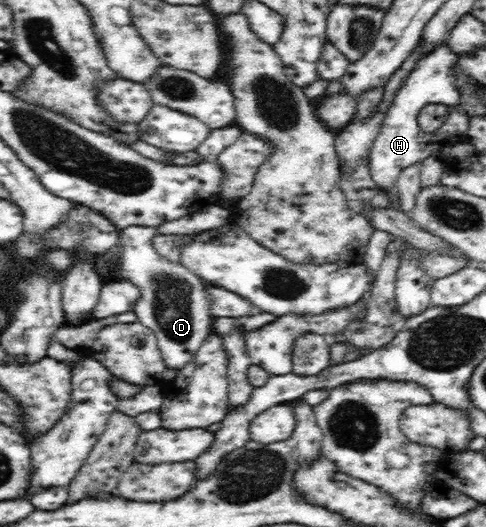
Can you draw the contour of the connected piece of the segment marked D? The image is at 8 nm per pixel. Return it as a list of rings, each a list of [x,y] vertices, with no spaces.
[[[130,225],[122,228],[118,237],[118,260],[114,263],[114,277],[116,280],[130,281],[139,288],[140,296],[133,308],[137,321],[151,329],[156,336],[156,341],[164,364],[169,369],[183,369],[187,363],[193,362],[197,351],[207,340],[207,337],[214,333],[214,316],[211,314],[211,296],[207,292],[207,287],[211,284],[201,279],[197,274],[187,269],[181,262],[171,262],[159,256],[159,252],[155,250],[151,239],[158,235],[157,228],[145,227],[138,225]]]

